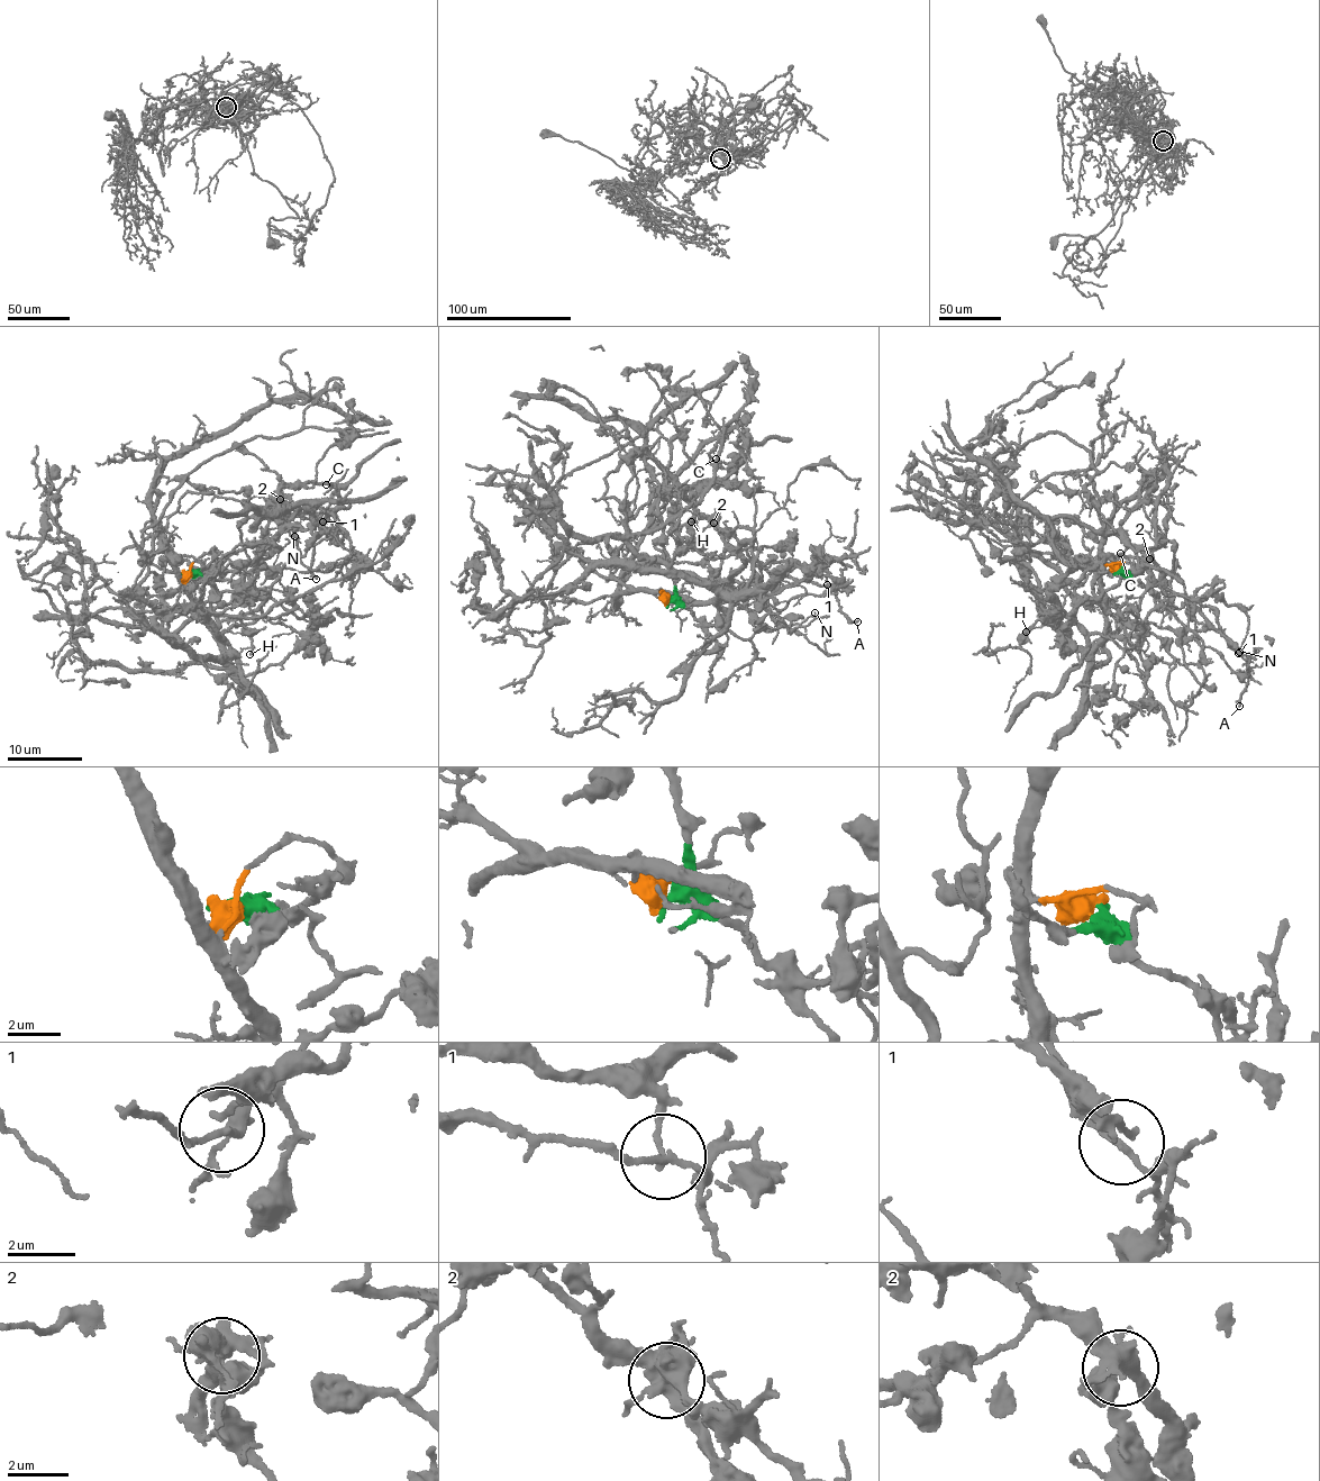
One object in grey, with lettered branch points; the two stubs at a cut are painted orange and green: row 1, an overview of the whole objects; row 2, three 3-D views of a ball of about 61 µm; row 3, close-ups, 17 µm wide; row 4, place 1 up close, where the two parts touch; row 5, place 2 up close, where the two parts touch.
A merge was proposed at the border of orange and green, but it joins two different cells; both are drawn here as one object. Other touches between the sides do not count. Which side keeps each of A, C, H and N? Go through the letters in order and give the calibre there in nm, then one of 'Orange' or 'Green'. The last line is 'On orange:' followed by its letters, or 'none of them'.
A: Thickness 140 nm. Orange
C: Thickness 130 nm. Green
H: Thickness 130 nm. Orange
N: Thickness 130 nm. Green
On orange: A, H

